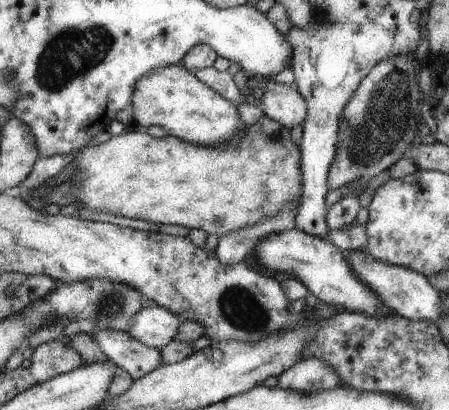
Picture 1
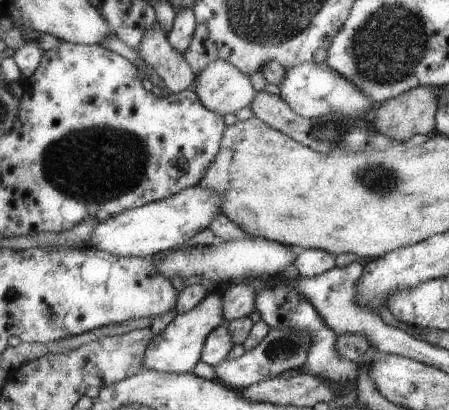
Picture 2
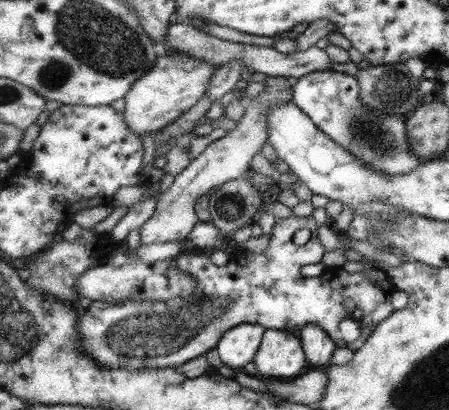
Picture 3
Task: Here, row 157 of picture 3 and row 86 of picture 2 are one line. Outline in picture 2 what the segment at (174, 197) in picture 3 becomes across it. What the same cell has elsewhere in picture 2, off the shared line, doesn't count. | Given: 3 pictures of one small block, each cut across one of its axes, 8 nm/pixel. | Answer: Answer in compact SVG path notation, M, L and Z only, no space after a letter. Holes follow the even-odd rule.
M215 60L195 78L199 100L213 112L225 116L249 106L259 94L253 90L247 74L225 60Z

